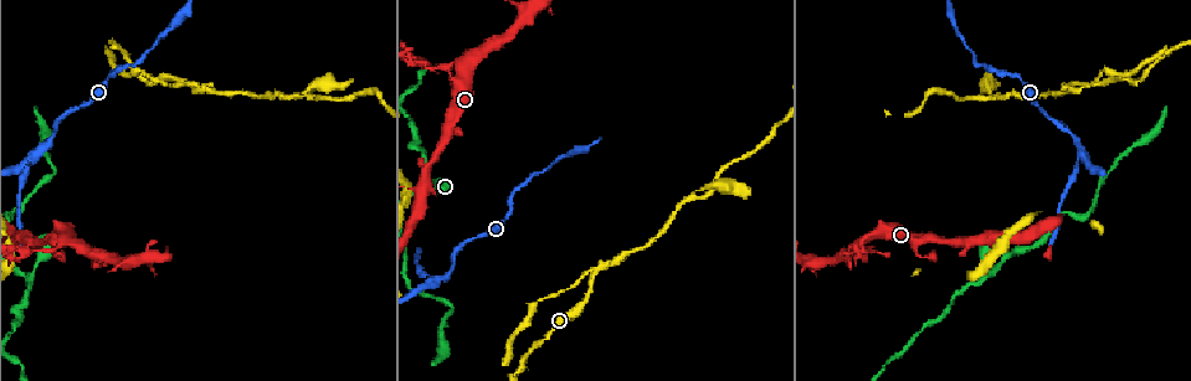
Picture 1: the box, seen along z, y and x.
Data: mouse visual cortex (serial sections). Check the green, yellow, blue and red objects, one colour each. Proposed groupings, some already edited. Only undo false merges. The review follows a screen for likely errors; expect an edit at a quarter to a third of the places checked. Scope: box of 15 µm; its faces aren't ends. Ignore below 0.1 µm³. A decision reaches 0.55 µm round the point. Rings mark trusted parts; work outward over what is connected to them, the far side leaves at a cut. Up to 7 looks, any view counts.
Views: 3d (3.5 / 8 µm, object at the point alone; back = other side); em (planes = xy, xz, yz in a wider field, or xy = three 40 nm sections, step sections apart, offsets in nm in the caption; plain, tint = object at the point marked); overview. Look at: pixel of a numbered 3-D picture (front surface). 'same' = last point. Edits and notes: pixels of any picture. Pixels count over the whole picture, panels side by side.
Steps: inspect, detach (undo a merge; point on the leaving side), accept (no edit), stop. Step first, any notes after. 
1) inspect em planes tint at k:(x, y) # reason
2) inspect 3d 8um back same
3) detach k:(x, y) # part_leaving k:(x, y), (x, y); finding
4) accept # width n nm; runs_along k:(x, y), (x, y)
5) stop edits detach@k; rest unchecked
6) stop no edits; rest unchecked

inspect 3d 3.5um at 1:(204, 91)

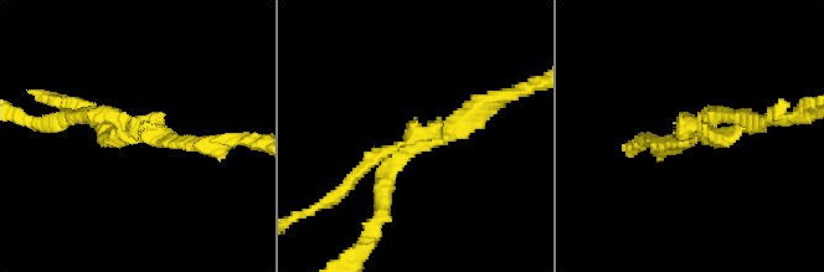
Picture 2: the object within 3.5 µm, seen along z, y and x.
inspect em xy step 2 tint at 2:(406, 153) # arms 3; arm_widths 150, 200, 200 nm; need the tissue

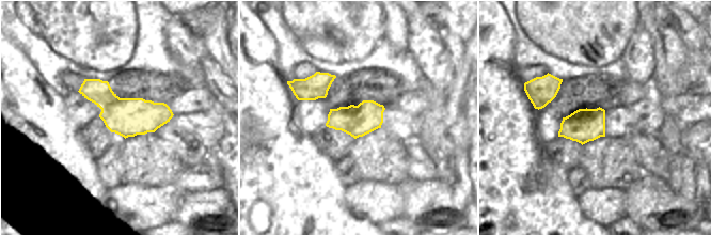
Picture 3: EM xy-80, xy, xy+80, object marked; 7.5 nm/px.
inspect em planes tint same # another direction

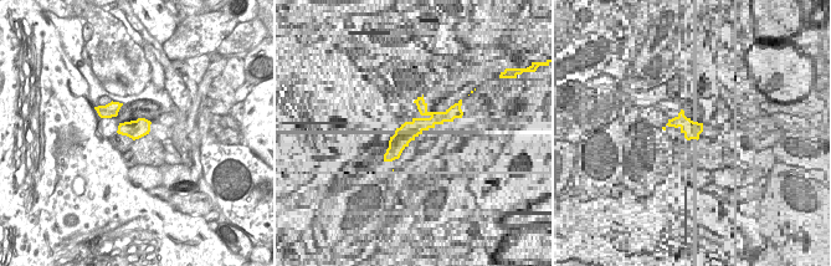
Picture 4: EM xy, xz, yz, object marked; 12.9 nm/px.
detach 2:(360, 169) # width 240 nm; part_leaving 2:(392, 150), (312, 208); a second cell is stuck on

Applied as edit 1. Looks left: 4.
inspect 3d 3.5um at 1:(691, 196) # three arms meet

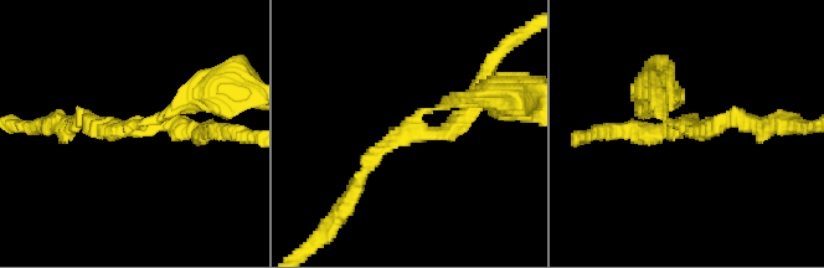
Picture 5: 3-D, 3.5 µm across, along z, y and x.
inspect em planes tint at 5:(416, 134) # arms 3; arm_widths 200, 200, 200 nm; need the tissue

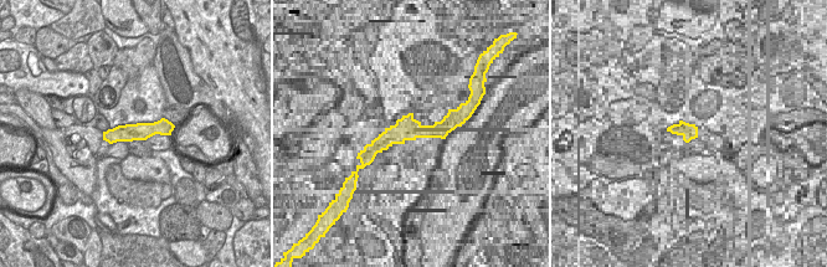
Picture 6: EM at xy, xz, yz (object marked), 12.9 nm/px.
inspect em xy step 2 tint same

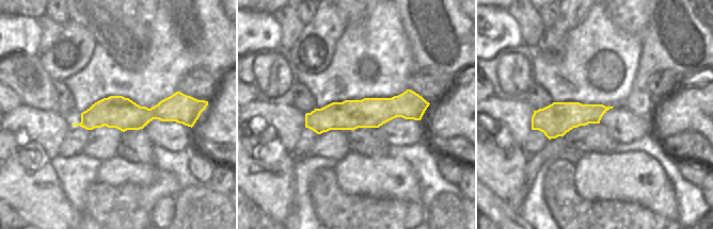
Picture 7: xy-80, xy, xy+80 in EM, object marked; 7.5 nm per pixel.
accept # runs_along 7:(425, 104), (336, 115), (307, 125); all the same cell

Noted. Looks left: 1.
stop edits detach@2; rest unchecked

